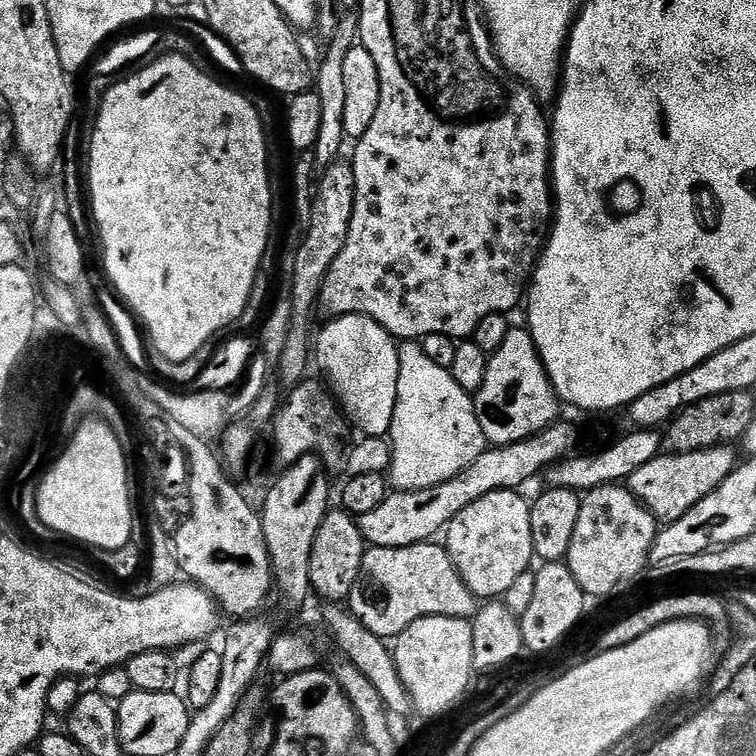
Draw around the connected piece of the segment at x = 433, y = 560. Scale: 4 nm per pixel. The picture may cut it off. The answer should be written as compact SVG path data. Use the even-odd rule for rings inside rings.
M440 542L405 548L369 547L362 558L362 570L358 570L358 582L354 582L346 604L370 634L381 638L400 636L418 618L445 616L471 620L478 611L478 598L462 582L447 548Z

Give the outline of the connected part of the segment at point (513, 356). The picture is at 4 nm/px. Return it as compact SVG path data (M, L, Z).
M509 327L506 338L502 341L502 346L498 346L498 350L489 355L486 366L486 382L482 382L482 386L474 394L474 403L478 426L482 426L484 439L492 446L522 442L526 438L546 431L551 424L557 423L559 416L556 415L559 414L560 408L562 409L562 404L552 389L548 372L544 368L543 362L540 361L536 343L527 327Z

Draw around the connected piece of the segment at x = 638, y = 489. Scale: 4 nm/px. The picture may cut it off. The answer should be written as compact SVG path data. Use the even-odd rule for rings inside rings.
M718 444L715 448L693 452L673 452L655 456L646 466L640 467L626 481L626 487L661 525L678 522L686 510L698 506L706 494L710 494L738 467L735 447Z

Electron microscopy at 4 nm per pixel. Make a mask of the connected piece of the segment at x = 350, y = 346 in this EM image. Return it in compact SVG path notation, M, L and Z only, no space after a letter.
M338 316L327 321L328 325L314 340L314 360L324 371L323 379L330 389L347 423L370 438L387 437L393 422L394 406L398 398L398 366L400 350L397 341L378 322L365 316Z

